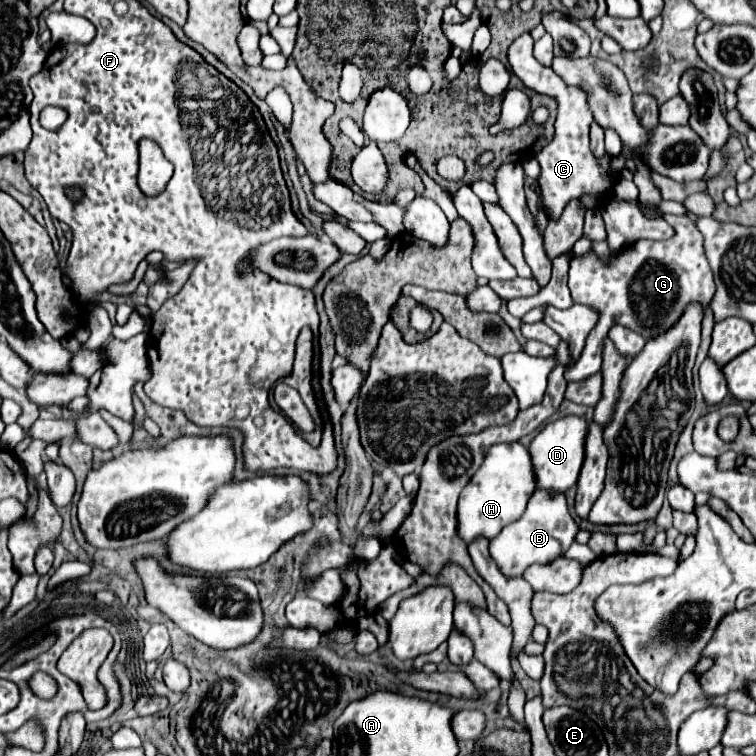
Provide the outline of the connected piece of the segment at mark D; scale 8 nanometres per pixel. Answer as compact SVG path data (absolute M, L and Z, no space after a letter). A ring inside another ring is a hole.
M566 415L558 421L548 423L530 443L528 453L532 459L536 487L548 493L566 493L578 481L578 473L584 461L584 437L586 437L588 423L582 417Z

